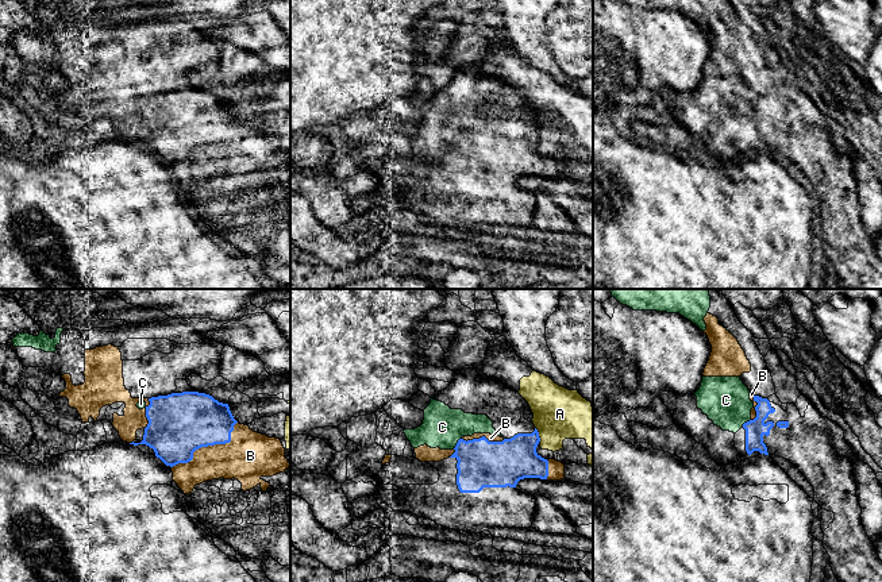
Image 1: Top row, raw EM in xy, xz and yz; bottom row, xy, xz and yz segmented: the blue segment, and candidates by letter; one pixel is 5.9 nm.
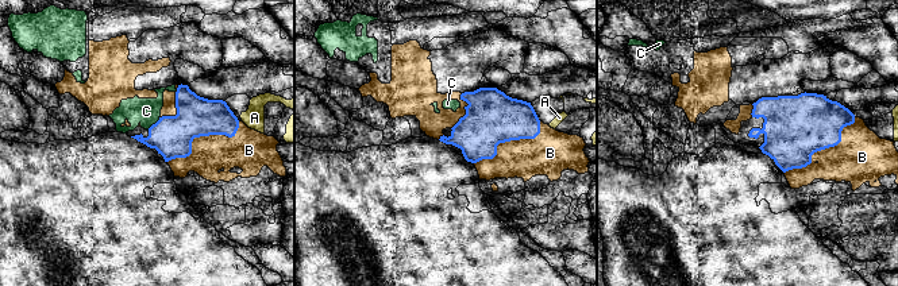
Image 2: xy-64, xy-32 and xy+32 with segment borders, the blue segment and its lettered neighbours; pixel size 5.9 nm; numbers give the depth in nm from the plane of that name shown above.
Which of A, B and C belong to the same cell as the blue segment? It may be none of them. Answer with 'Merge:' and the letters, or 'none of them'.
Merge: B, C

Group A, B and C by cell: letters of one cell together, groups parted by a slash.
A / B C

